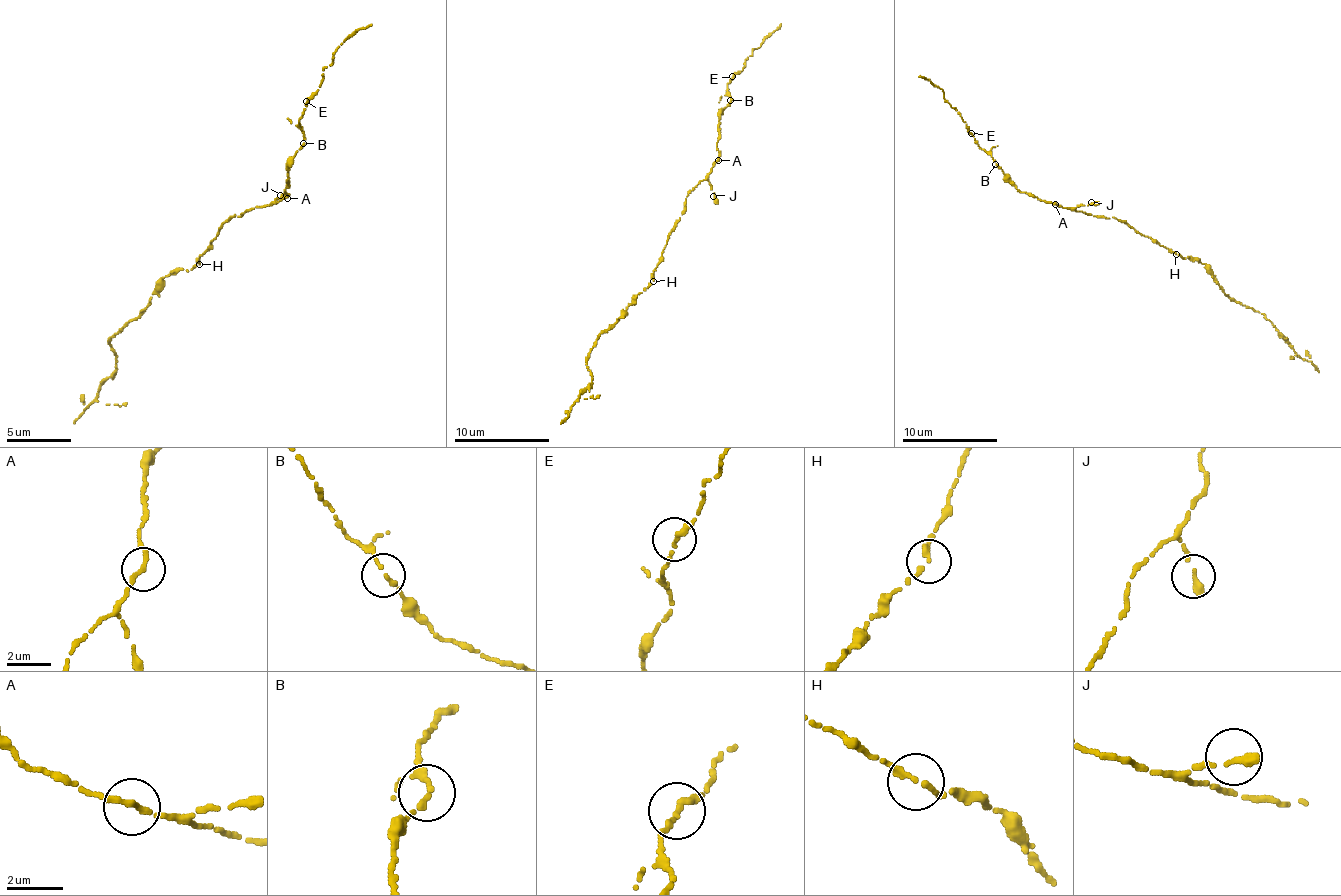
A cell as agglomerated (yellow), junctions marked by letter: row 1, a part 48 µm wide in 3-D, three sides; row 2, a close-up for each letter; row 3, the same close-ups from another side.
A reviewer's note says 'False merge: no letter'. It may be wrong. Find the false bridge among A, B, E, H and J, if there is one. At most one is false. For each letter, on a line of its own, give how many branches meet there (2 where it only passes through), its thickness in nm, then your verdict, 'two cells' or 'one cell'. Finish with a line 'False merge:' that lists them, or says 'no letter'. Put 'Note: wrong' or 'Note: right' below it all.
A: 2 branches meet; 220 nm thick; one cell
B: 2 branches meet; 200 nm thick; one cell
E: 1 branches meet; 320 nm thick; one cell
H: 1 branches meet; 320 nm thick; one cell
J: 1 branches meet; 320 nm thick; one cell
False merge: no letter
Note: right

